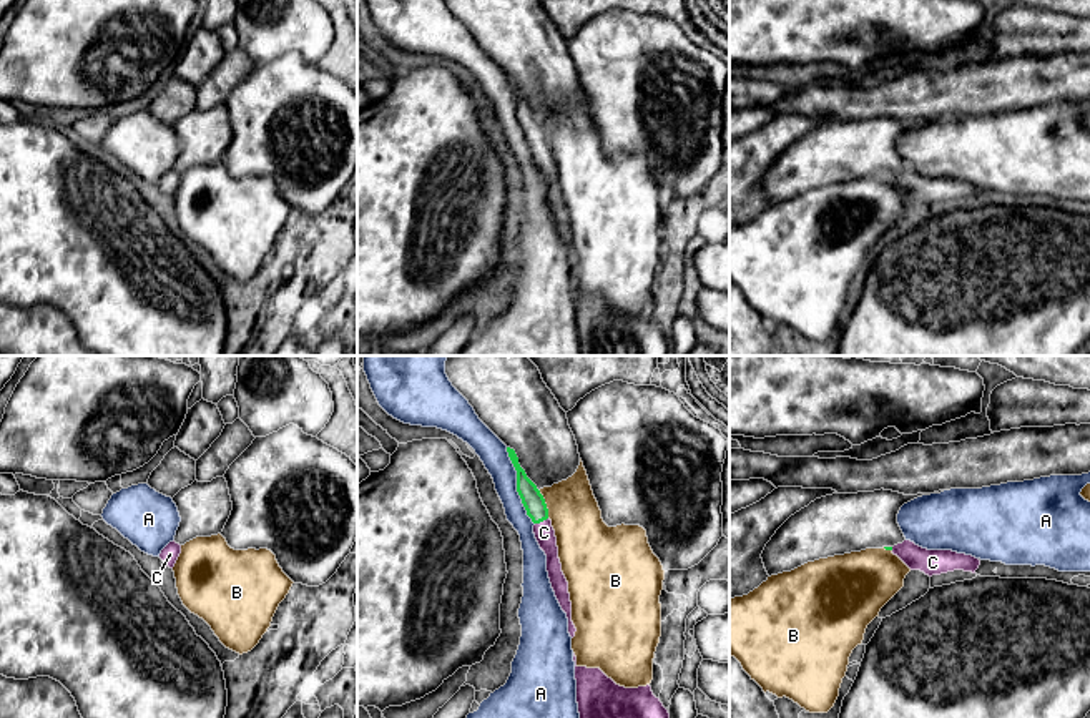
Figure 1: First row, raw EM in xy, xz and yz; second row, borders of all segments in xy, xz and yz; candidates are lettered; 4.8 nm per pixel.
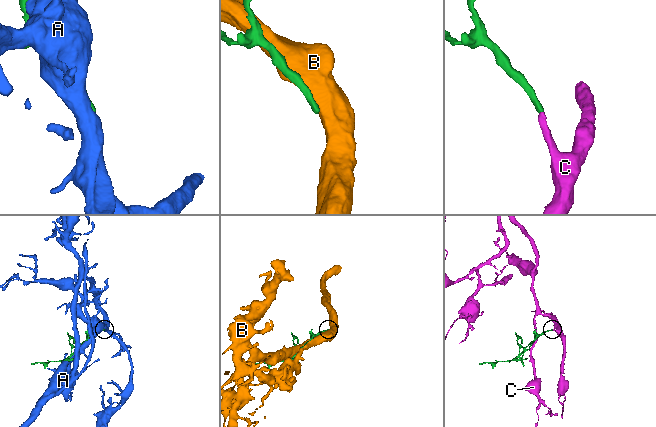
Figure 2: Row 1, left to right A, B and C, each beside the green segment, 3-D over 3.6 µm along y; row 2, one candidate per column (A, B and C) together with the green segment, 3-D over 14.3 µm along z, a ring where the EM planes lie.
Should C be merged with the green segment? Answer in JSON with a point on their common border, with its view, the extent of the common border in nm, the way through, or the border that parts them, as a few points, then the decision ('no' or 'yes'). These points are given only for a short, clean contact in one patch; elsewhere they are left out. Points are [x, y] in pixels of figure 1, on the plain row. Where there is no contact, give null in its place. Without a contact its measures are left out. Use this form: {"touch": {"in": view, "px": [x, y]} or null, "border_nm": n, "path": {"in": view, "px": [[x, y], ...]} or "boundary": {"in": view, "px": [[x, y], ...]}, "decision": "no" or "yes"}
{"touch": {"in": "xz", "px": [540, 148]}, "border_nm": 70, "path": {"in": "xz", "px": [[534, 130], [540, 148], [544, 160]]}, "decision": "yes"}

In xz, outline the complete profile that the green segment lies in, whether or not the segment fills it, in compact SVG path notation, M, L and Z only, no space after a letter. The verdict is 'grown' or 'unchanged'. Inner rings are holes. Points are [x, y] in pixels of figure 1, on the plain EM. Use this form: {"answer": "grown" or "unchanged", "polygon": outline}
{"answer": "grown", "polygon": "M507 75L507 80L517 98L517 120L522 126L527 143L535 151L533 161L540 176L547 183L547 199L548 199L550 211L562 238L567 241L568 261L573 266L577 256L572 249L572 229L568 221L568 209L562 199L557 165L552 155L552 148L548 146L548 136L547 136L545 126L537 116L537 113L527 105L525 98L520 95L515 78Z"}

